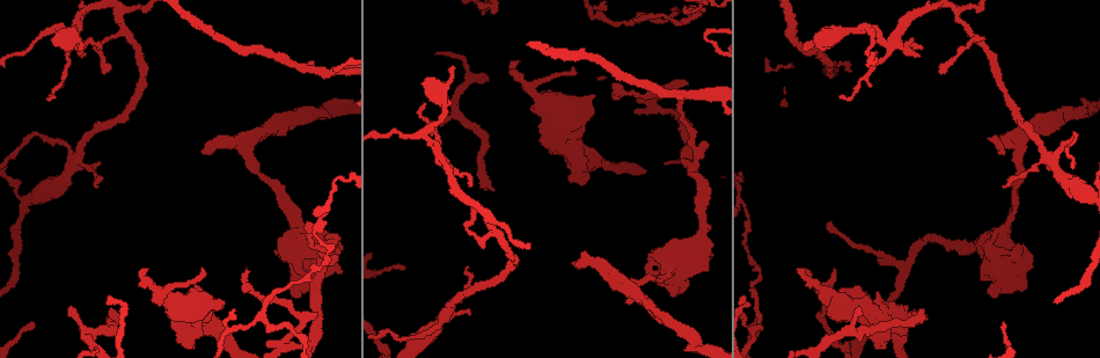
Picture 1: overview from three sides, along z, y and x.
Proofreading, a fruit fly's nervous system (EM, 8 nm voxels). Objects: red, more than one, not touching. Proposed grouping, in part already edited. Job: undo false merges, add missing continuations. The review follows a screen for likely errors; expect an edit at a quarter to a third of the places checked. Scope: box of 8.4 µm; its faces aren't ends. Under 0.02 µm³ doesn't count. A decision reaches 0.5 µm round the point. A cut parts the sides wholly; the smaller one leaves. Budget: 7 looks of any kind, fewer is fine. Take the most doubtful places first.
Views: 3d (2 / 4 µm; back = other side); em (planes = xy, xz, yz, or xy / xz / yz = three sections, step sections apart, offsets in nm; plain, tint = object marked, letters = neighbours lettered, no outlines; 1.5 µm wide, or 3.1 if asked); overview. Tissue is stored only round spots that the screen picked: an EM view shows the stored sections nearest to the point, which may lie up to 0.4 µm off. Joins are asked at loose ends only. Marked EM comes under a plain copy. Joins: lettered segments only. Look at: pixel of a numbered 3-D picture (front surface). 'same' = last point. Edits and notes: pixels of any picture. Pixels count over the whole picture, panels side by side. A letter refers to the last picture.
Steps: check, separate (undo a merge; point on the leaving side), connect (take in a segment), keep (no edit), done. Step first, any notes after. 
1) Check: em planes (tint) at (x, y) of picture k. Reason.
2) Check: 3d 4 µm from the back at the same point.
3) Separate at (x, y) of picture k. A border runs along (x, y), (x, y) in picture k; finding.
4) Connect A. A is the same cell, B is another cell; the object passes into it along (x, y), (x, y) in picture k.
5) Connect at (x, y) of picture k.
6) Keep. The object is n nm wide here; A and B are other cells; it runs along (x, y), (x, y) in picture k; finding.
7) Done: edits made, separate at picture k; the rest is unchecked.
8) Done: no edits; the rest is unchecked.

Check: 3d 2 µm at (480, 183) of picture 1. Thin end.

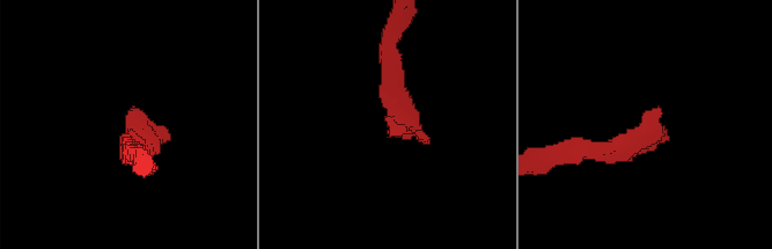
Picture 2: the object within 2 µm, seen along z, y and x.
Check: em planes (tint) at (646, 112) of picture 2. Shape alone is not enough.

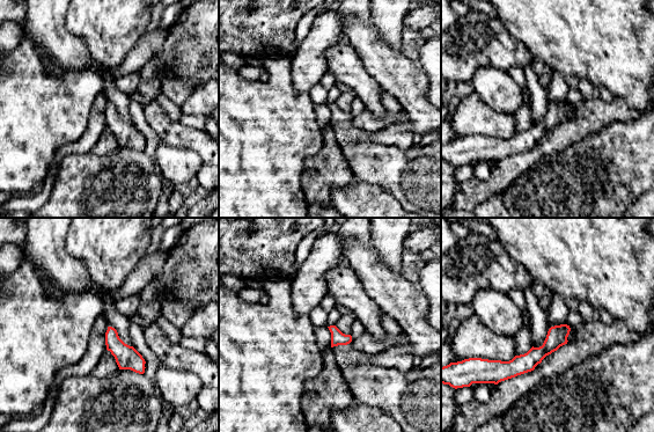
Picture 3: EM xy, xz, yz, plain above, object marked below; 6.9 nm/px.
Check: em planes (letters) at the same point. What lies round it.

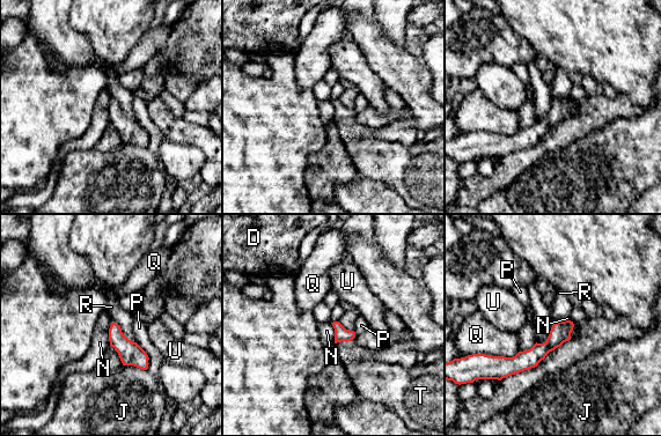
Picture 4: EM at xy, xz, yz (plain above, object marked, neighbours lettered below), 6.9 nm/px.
Connect at (364, 370) of picture 4. T is the same cell, D, J, N, P, Q, R and U are other cells; the object passes into it along (340, 333), (344, 340), (364, 370) in picture 4; it goes on there.

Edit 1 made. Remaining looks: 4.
Check: overview.

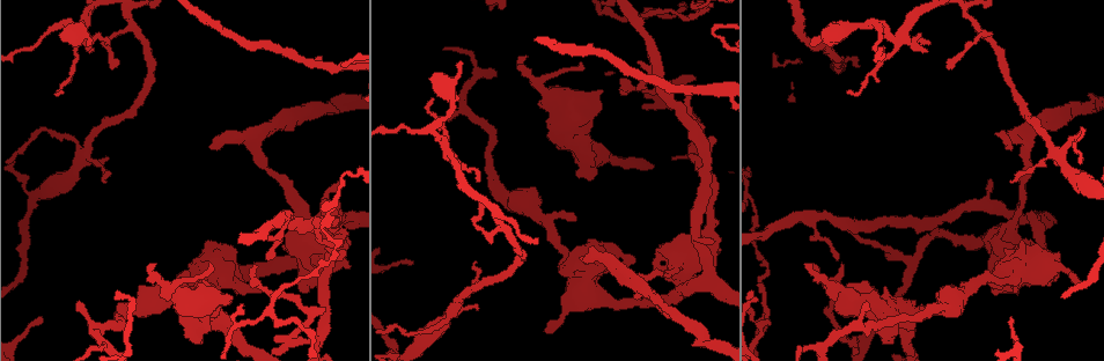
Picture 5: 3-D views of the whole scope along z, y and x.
Check: 3d 4 µm at (106, 41) of picture 5. Thin end.

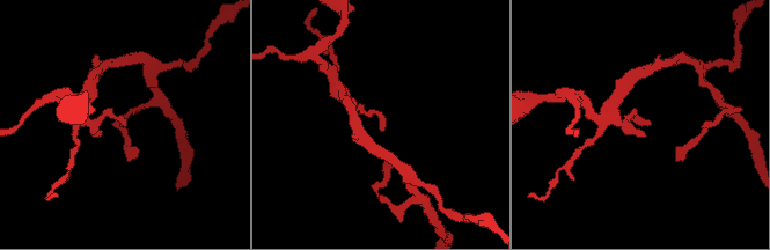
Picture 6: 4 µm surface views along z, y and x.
Check: em xz step 8 (tint) at (649, 124) of picture 6.

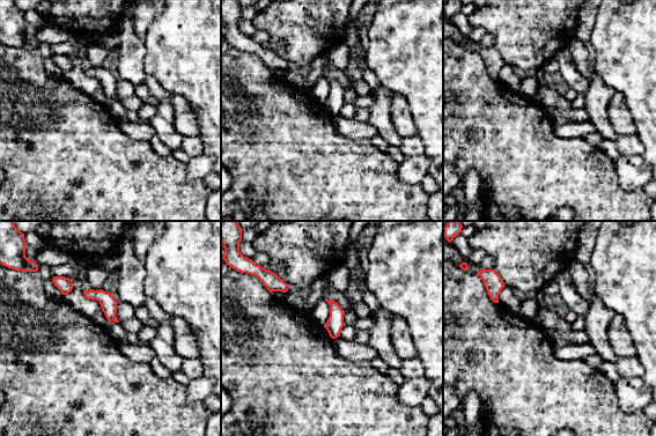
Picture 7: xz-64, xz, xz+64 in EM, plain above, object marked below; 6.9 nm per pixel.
Check: em planes (letters) at the same point.

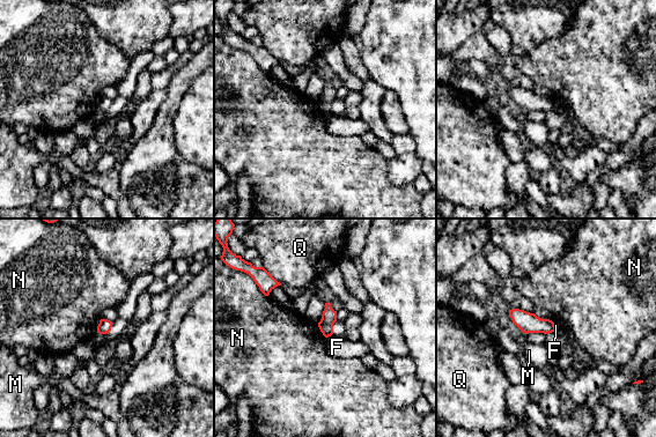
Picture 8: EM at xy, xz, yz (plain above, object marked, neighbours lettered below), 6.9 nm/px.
Keep. F, M, N and Q are other cells; a border runs along (101, 319), (96, 332) in picture 8; no lettered segment goes on from it.

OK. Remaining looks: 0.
Done: edits made, connect at picture 4; the rest is unchecked.

